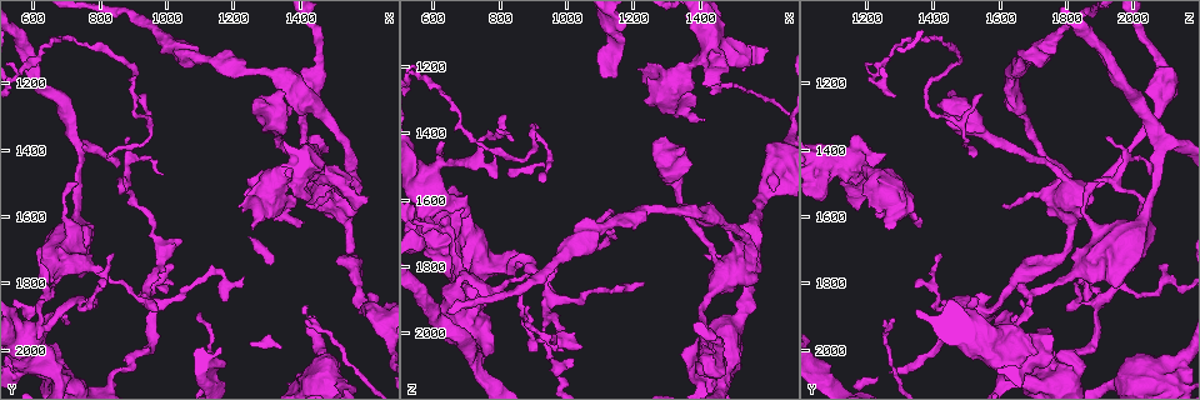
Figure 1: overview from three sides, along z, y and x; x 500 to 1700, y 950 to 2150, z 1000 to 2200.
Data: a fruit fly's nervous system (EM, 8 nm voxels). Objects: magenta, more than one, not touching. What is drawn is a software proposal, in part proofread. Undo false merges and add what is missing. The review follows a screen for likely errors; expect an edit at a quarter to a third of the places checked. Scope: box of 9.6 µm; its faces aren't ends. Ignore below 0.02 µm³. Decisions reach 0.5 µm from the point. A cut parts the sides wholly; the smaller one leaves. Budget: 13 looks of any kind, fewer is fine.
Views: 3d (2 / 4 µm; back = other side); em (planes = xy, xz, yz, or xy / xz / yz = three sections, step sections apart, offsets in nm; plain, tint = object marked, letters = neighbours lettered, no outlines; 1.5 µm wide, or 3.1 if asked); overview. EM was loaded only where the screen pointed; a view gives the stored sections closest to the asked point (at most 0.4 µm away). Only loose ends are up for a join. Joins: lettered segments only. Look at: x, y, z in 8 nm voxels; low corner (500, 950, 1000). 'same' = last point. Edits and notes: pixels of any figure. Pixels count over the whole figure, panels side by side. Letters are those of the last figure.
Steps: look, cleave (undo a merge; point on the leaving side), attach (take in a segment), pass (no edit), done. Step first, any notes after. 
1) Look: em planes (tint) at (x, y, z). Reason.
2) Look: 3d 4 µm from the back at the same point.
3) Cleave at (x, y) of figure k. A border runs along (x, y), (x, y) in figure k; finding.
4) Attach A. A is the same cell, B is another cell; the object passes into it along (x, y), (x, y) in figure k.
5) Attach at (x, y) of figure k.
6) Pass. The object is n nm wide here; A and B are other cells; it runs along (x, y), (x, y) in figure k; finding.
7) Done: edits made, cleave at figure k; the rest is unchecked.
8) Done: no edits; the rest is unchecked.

Look: 3d 4 µm at (750, 1420, 2080). Branch point.

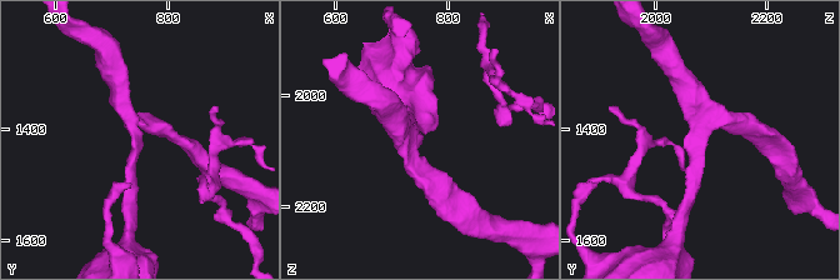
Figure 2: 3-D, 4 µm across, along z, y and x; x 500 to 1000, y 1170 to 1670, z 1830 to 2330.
Look: em planes (plain) at (745, 1415, 2075). 3 arms meet here; the arms are 170, 220, 300 nm wide; now the EM.

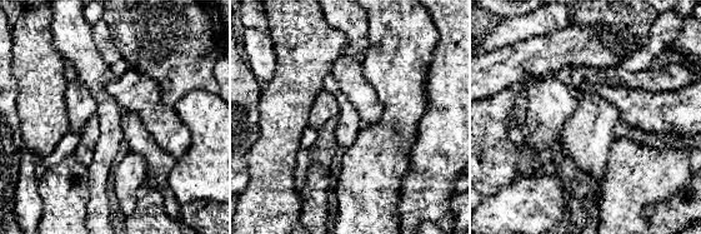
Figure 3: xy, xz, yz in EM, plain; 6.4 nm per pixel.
Look: em planes (letters) at the same point. What lies round it.

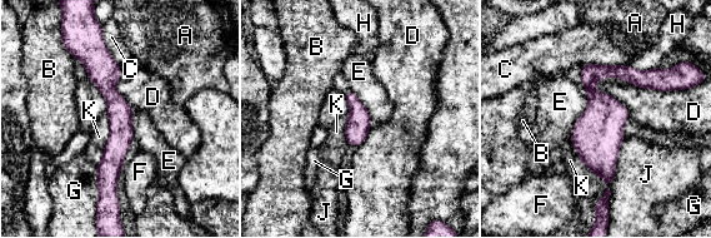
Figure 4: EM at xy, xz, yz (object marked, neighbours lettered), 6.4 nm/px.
Pass. A, B, C, D, E, F, G, H, J and K are other cells; a border runs along (584, 88), (572, 147) in figure 4; one neuron here.

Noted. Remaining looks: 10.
Look: em planes (letters) at (1260, 1630, 1280).

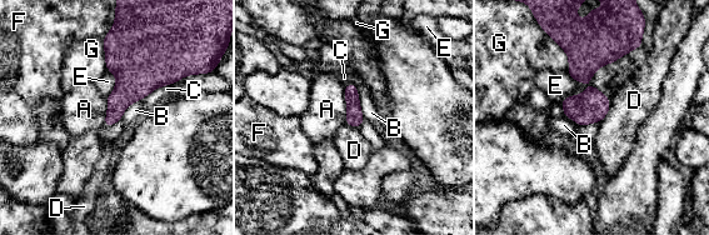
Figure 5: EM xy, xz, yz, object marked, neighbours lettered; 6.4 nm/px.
Pass. The longest contact is with E, 500 nm; A, B, C, D, E, F and G are other cells; a border runs along (344, 85), (345, 121) in figure 5; none of them fits.

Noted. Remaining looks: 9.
Look: em xy step 8 (tint) at (1610, 1540, 1150). Thick end.

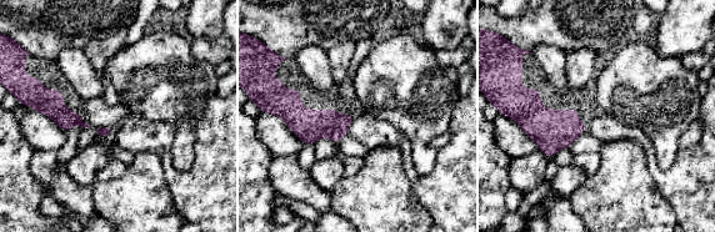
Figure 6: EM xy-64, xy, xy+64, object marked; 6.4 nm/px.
Look: em planes (letters) at the same point.

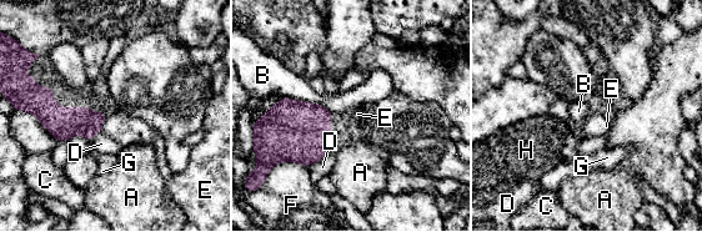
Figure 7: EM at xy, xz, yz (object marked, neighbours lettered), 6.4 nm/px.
Pass. A, B, C, D, E, F, G and H are other cells; a border runs along (109, 114), (100, 130) in figure 7; none of them fits.

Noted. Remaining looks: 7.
Look: 3d 2 µm at (1450, 1360, 1160).

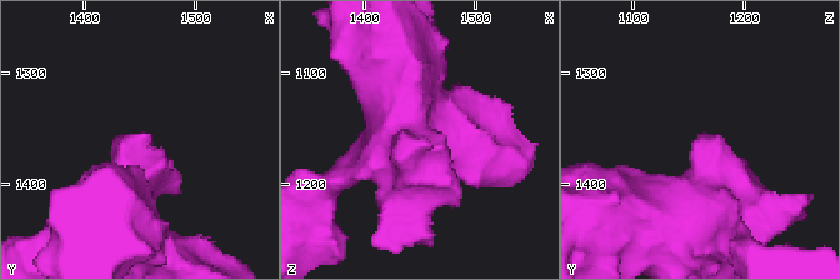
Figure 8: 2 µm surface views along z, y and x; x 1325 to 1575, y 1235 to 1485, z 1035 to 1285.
Look: em planes (letters) at (1452, 1354, 1162). Shape alone is not enough.

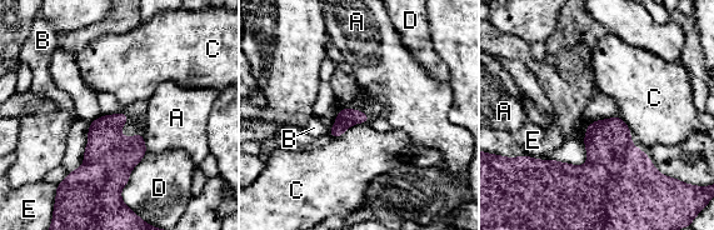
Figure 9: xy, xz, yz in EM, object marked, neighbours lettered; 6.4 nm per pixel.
Pass. A, B, C, D and E are other cells; a border runs along (368, 121), (353, 124), (333, 138) in figure 9; no lettered segment goes on from it.

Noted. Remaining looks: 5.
Look: em planes (tint) at (1580, 1820, 1630).

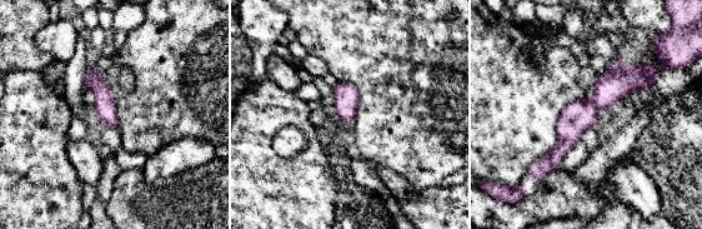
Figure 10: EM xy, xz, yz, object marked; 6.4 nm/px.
Look: em planes (letters) at the same point.

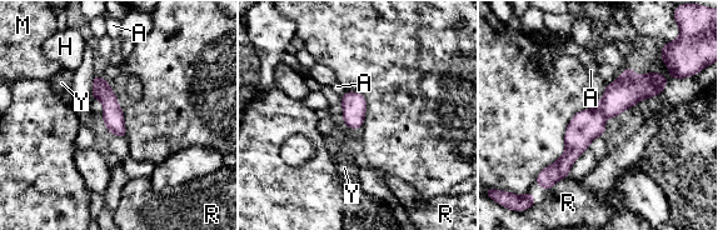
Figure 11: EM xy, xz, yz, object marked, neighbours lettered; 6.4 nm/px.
Pass. The object is 140 nm wide here; A, H, M, R and Y are other cells; a border runs along (345, 90), (342, 96) in figure 11; all the same neuron.

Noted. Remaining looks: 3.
Done: no edits; the rest is unchecked.

